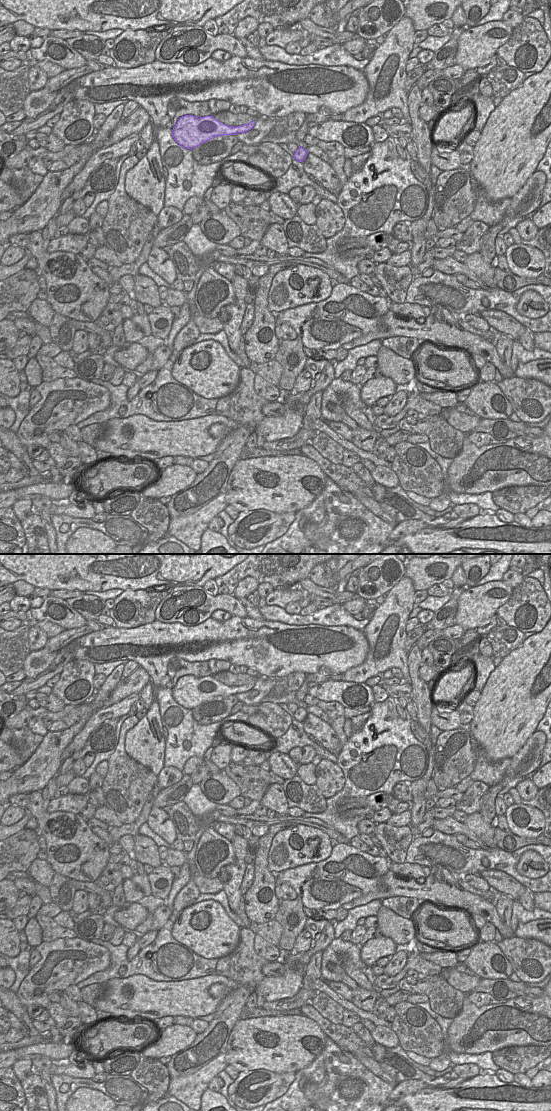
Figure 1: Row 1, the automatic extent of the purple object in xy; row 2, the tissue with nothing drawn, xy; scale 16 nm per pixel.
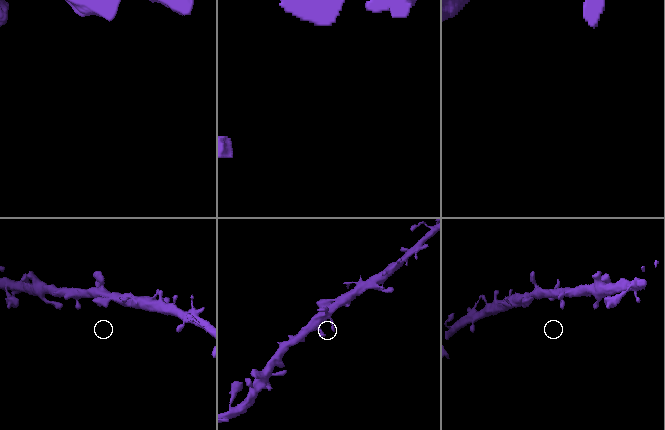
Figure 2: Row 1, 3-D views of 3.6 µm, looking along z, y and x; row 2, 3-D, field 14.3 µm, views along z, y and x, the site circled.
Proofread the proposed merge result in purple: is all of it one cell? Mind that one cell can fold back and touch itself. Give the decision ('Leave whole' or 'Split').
Leave whole

